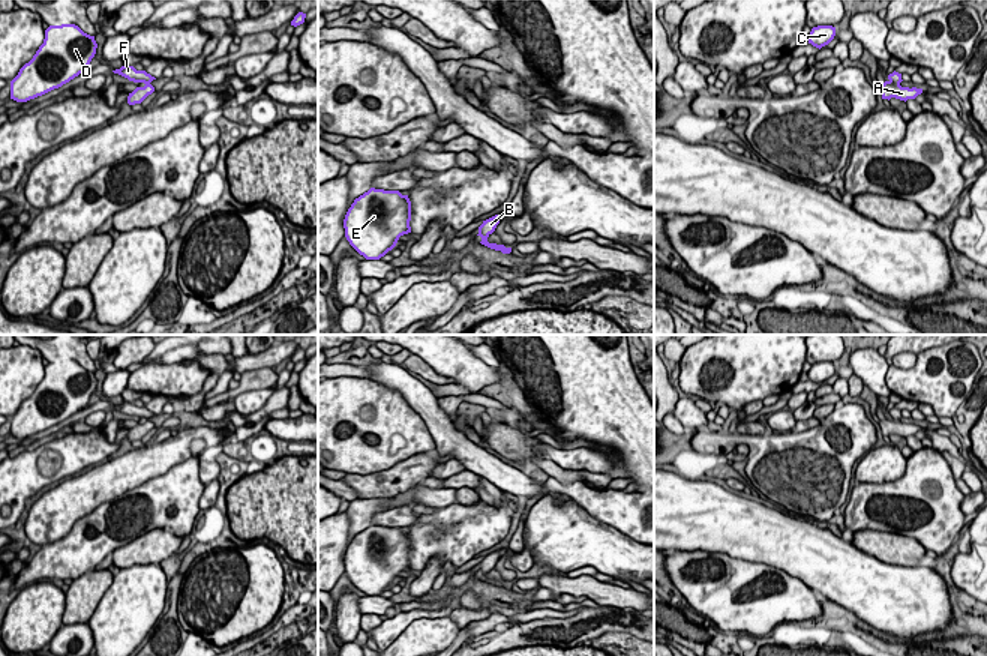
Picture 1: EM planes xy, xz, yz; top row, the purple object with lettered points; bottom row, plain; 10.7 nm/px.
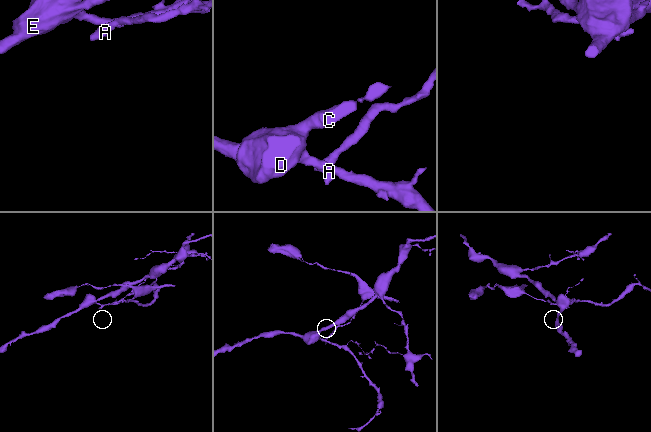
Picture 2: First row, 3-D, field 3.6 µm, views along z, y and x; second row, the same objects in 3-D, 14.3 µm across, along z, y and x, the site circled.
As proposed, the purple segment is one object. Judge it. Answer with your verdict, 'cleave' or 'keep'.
cleave

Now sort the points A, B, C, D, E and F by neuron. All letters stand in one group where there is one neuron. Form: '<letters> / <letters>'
A B / C D E F

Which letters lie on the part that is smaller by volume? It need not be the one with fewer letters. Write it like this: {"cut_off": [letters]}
{"cut_off": ["A", "B"]}

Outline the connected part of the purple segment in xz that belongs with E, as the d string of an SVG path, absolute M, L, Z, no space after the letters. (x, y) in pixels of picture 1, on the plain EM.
M370 524L348 545L345 573L366 596L380 596L396 582L400 572L411 569L410 557L408 531Z

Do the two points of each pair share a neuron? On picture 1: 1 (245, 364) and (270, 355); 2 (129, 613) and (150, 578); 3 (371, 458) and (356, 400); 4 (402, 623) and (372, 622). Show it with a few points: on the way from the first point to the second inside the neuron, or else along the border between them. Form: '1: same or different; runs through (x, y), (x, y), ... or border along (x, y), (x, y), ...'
1: same; runs through (251, 362), (264, 359)
2: same; runs through (134, 604), (137, 593), (143, 587)
3: same; runs through (383, 440), (383, 413), (374, 401)
4: different; border along (383, 622), (368, 634)

